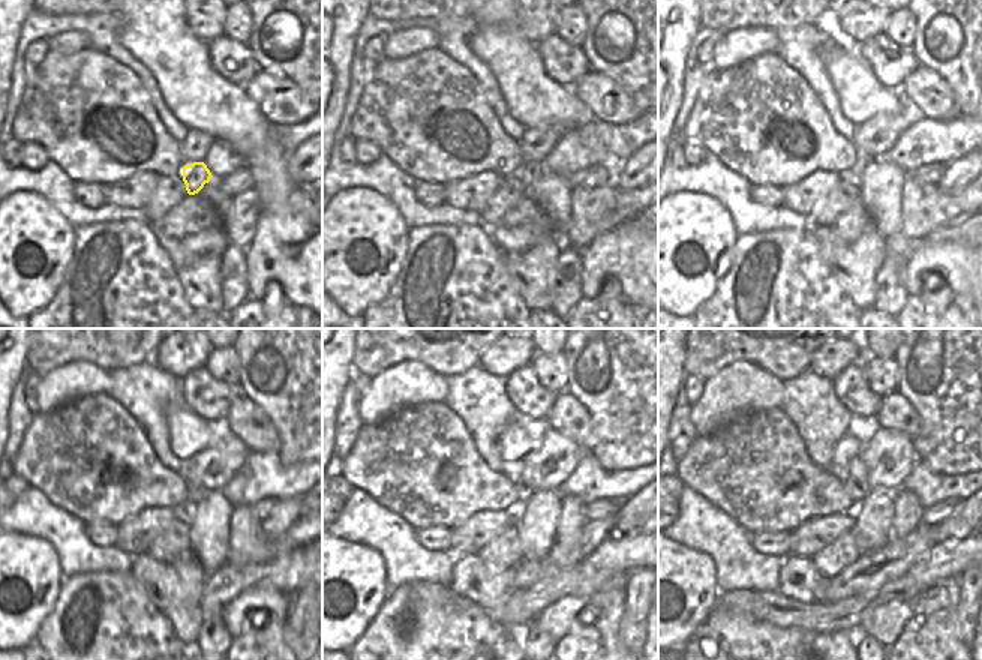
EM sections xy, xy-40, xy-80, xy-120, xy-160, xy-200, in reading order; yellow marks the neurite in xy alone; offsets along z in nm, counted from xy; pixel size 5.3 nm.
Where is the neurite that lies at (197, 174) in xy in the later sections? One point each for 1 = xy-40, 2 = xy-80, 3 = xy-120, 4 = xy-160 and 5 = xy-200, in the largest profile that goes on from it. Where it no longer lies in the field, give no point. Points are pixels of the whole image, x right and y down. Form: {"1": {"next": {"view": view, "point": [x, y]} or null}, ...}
{"1": {"next": {"view": "xy-40", "point": [528, 171]}}, "2": {"next": {"view": "xy-80", "point": [862, 161]}}, "3": {"next": {"view": "xy-120", "point": [194, 492]}}, "4": {"next": {"view": "xy-160", "point": [516, 471]}}, "5": {"next": {"view": "xy-200", "point": [855, 482]}}}

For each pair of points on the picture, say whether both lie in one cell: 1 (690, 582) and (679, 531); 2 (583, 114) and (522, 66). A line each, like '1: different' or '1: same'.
1: different
2: same

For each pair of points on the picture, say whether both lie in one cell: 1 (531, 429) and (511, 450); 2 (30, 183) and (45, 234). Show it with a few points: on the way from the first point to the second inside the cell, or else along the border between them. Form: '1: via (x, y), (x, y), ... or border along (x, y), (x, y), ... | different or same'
1: via (525, 432), (514, 444) | same
2: border along (15, 191), (36, 191), (60, 212) | different

